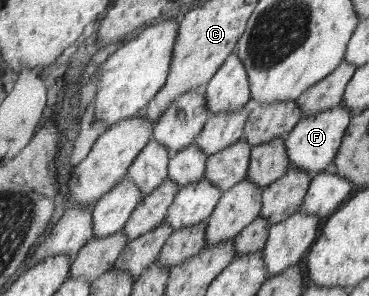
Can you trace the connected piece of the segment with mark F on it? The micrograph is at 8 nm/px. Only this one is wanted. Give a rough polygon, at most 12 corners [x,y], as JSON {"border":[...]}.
{"border":[[344,101],[285,136],[291,166],[333,169],[352,118]]}

